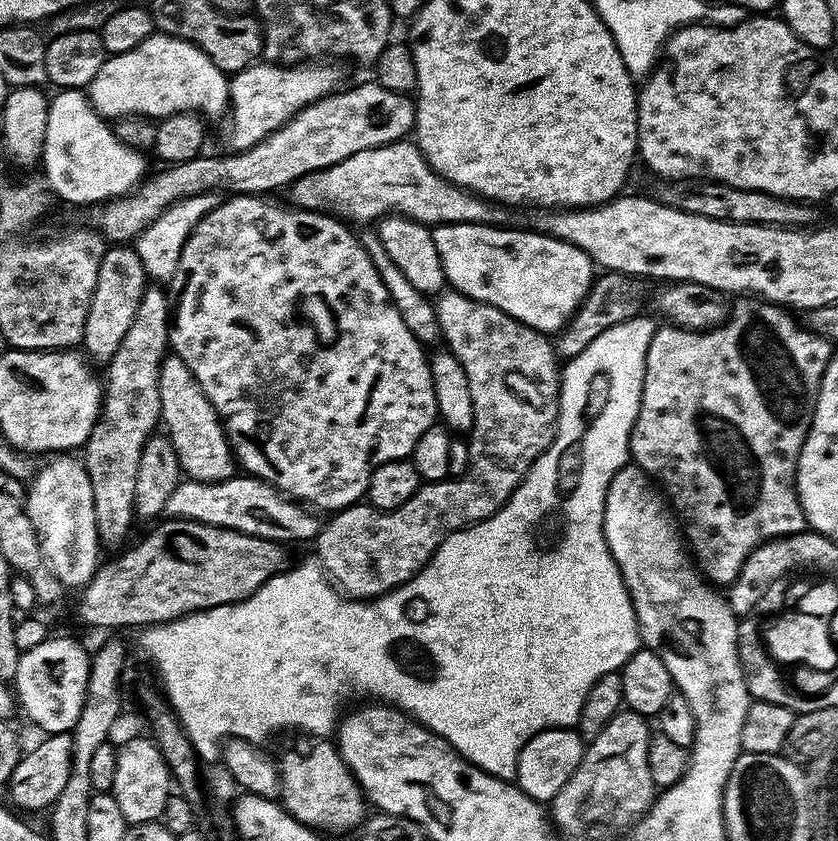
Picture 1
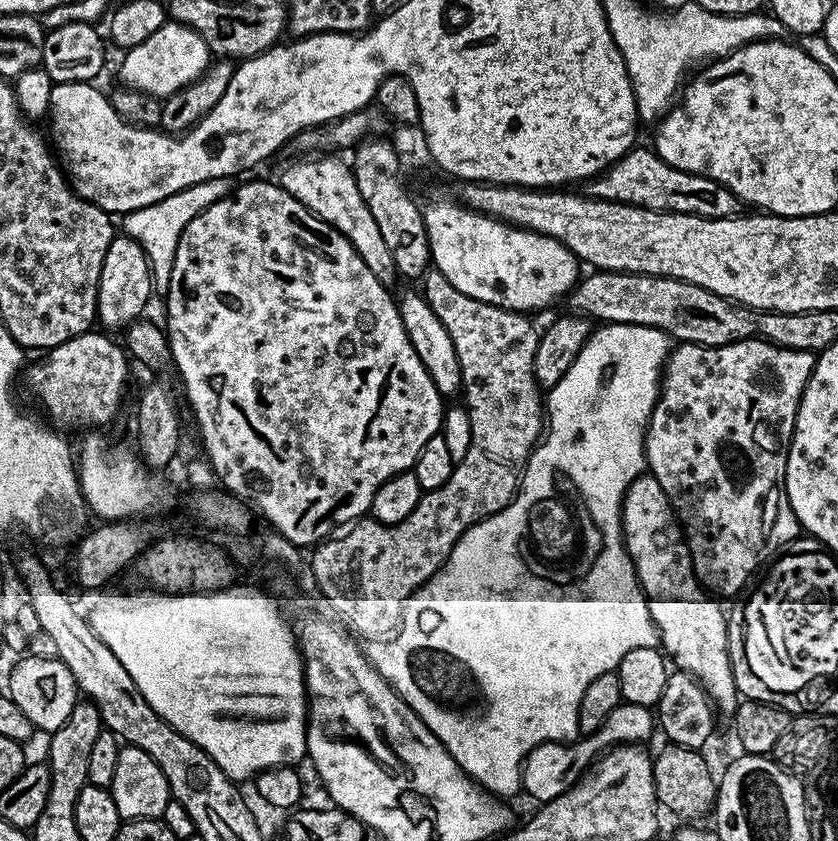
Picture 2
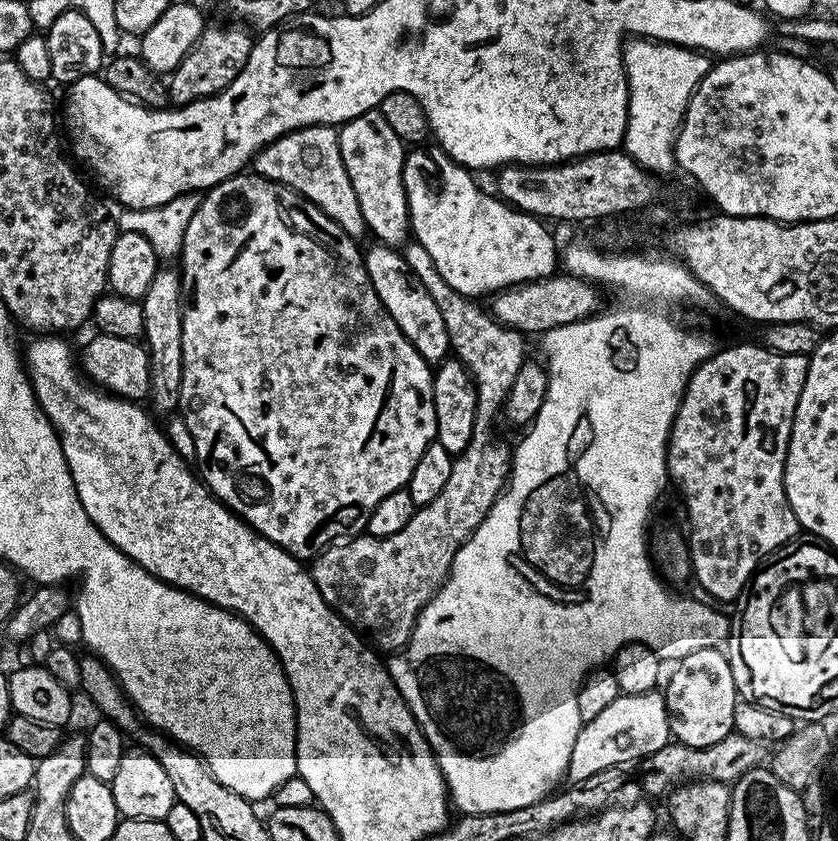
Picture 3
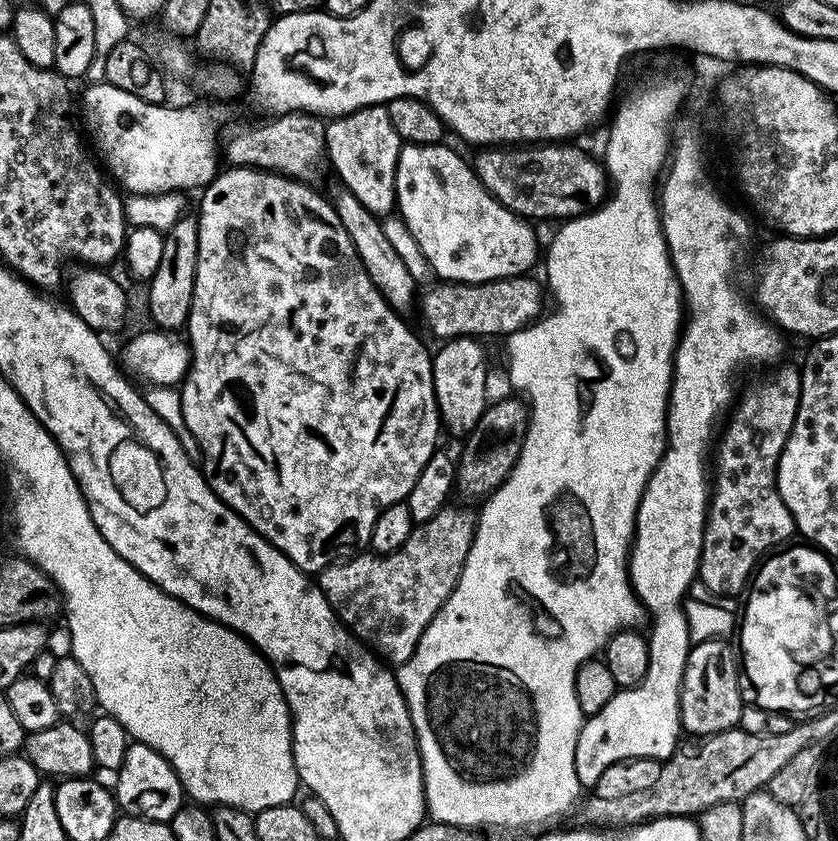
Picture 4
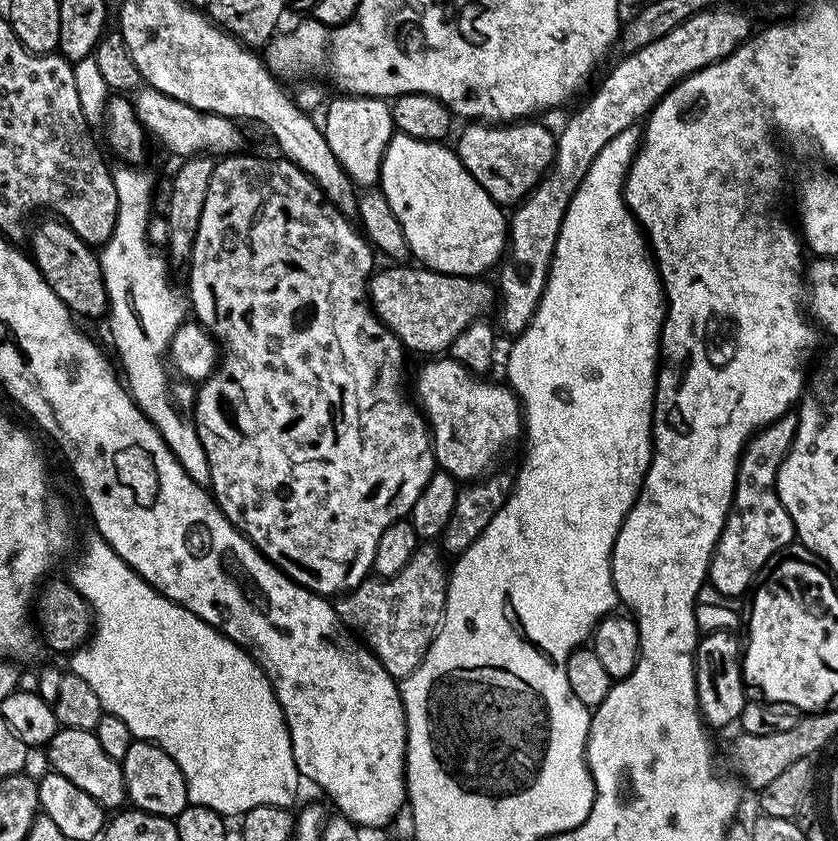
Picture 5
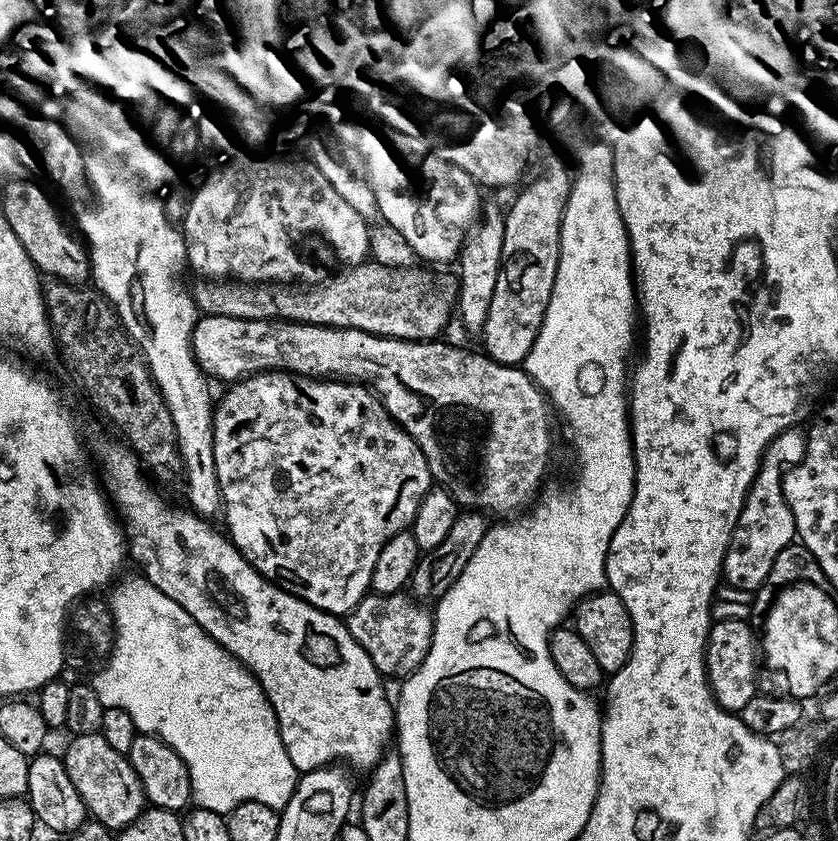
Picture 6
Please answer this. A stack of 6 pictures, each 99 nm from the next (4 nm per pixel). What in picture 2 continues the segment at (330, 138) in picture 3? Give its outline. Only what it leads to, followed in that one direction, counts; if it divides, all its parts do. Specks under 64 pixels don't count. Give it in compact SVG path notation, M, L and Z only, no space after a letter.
M312 154L307 158L300 158L304 160L296 160L281 170L278 183L298 202L302 202L302 206L306 206L318 218L322 218L322 222L326 222L332 228L337 228L350 242L350 246L354 246L358 258L362 258L362 262L366 262L366 266L370 266L370 274L374 274L374 278L378 278L378 282L382 282L385 286L392 286L392 283L398 280L394 258L390 258L390 249L386 247L386 242L378 231L378 222L374 222L374 214L370 214L370 206L366 206L366 198L362 194L362 190L358 190L358 182L354 178L349 161L343 160L340 156L343 155Z

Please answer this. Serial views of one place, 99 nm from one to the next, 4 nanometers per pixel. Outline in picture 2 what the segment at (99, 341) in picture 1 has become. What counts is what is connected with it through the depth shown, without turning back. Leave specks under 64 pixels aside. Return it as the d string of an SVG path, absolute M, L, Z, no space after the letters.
M125 234L113 237L110 248L106 250L105 261L102 264L102 273L99 278L98 298L96 299L96 314L99 325L108 332L120 328L125 329L129 324L135 323L145 312L149 298L153 295L152 273L147 256L140 245Z

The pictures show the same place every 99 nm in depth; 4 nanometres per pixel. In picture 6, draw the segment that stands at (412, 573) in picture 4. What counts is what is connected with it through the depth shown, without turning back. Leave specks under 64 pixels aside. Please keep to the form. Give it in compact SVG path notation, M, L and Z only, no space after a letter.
M407 591L389 596L369 594L363 596L353 612L349 612L346 623L354 642L370 654L370 662L380 671L381 677L400 676L407 678L422 666L432 645L434 616L423 603Z

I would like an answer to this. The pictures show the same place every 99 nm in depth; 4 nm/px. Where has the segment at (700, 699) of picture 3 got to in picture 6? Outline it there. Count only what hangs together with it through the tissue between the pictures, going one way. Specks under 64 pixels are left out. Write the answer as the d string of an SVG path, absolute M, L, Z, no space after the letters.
M716 620L708 629L708 644L704 647L704 670L708 673L708 685L712 696L727 712L740 713L742 706L750 702L750 698L758 695L756 688L756 656L758 660L758 636L752 633L748 620Z

